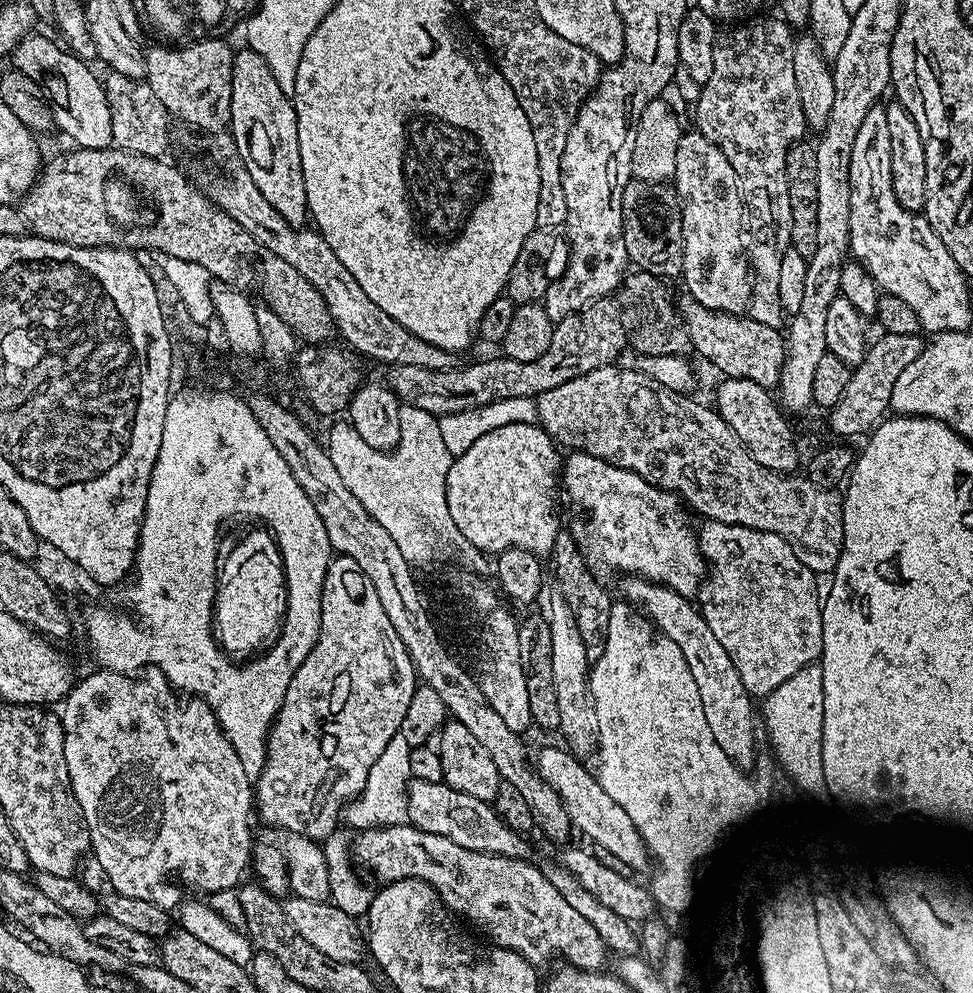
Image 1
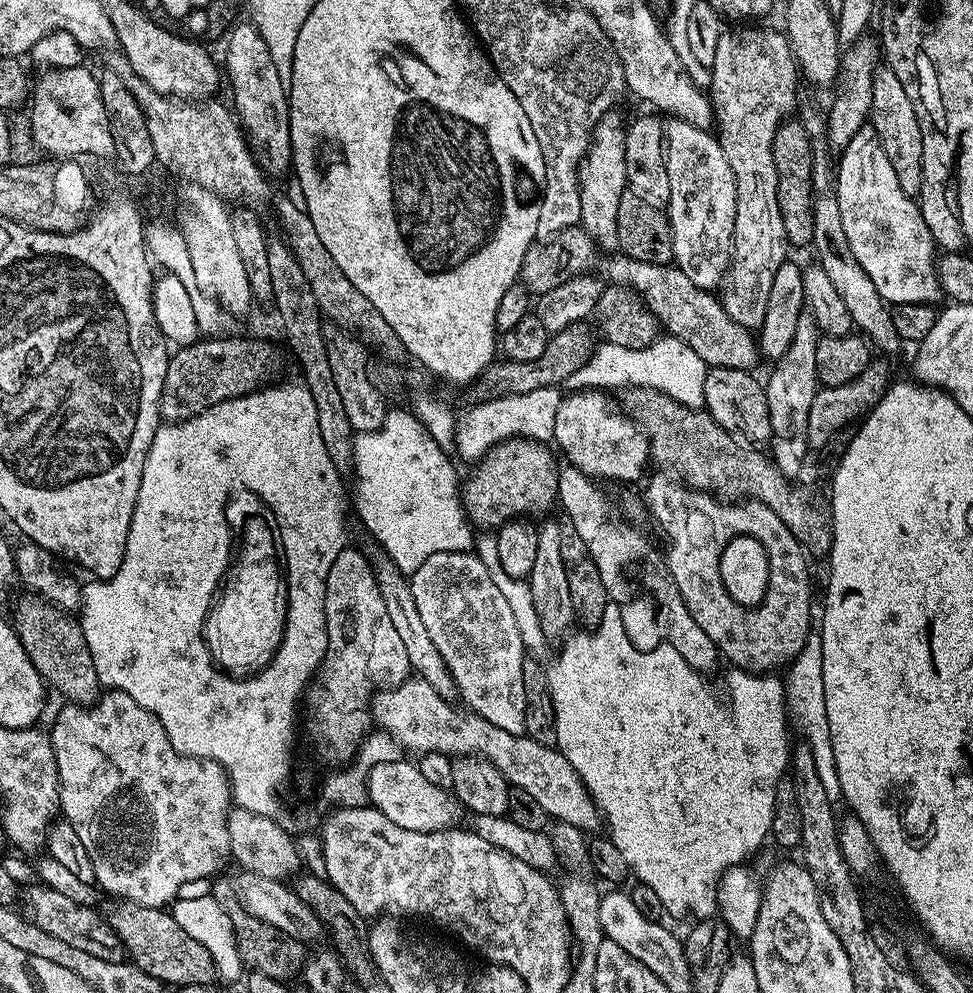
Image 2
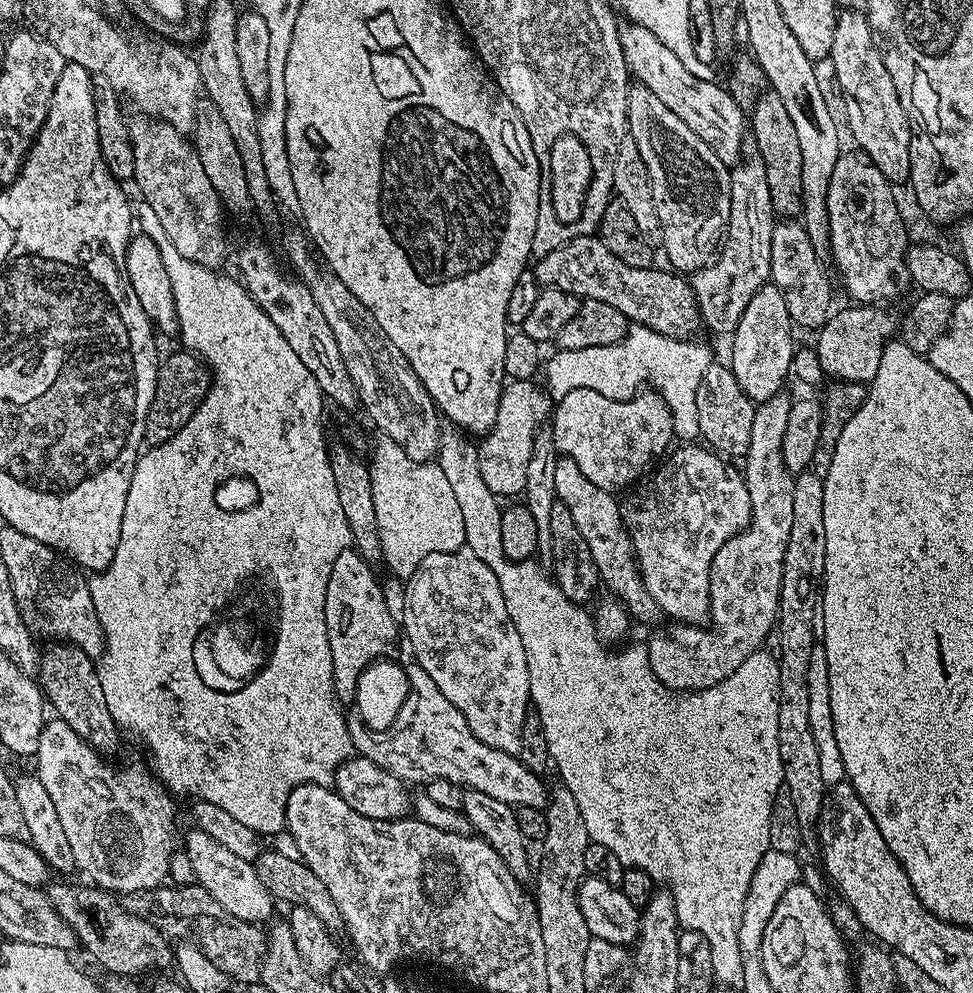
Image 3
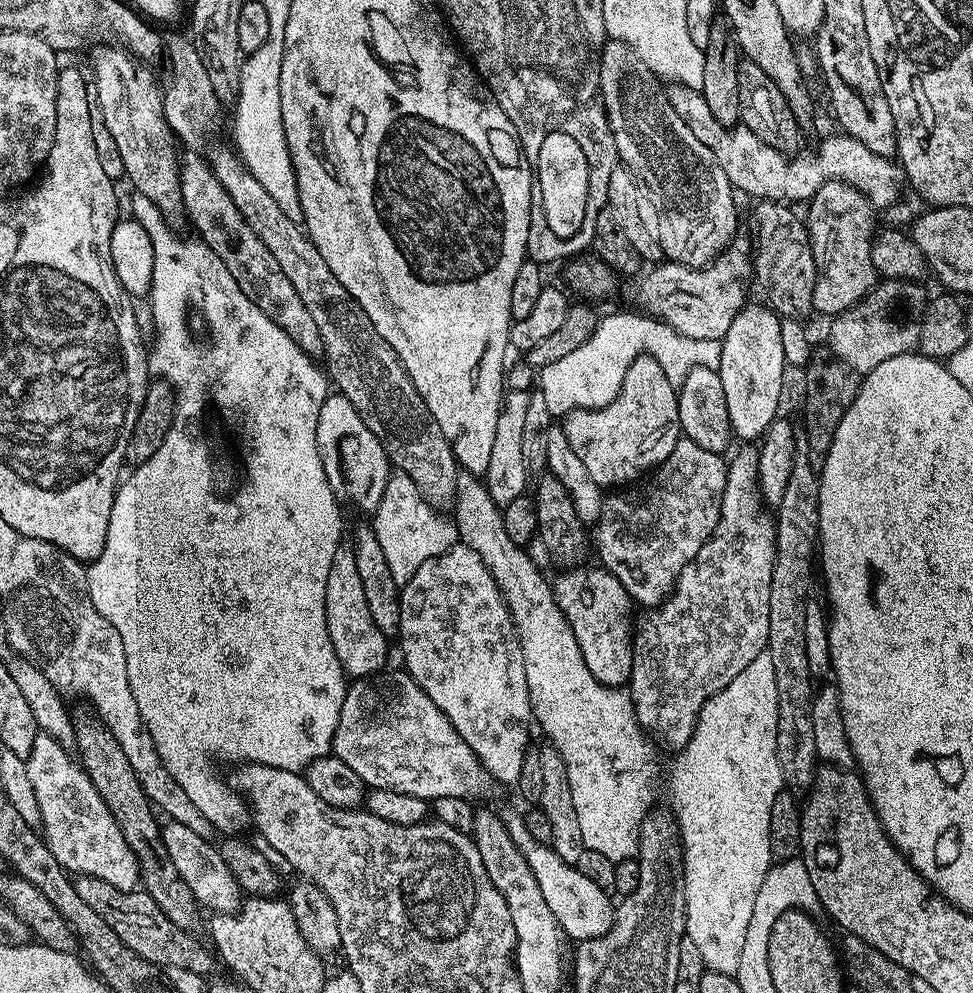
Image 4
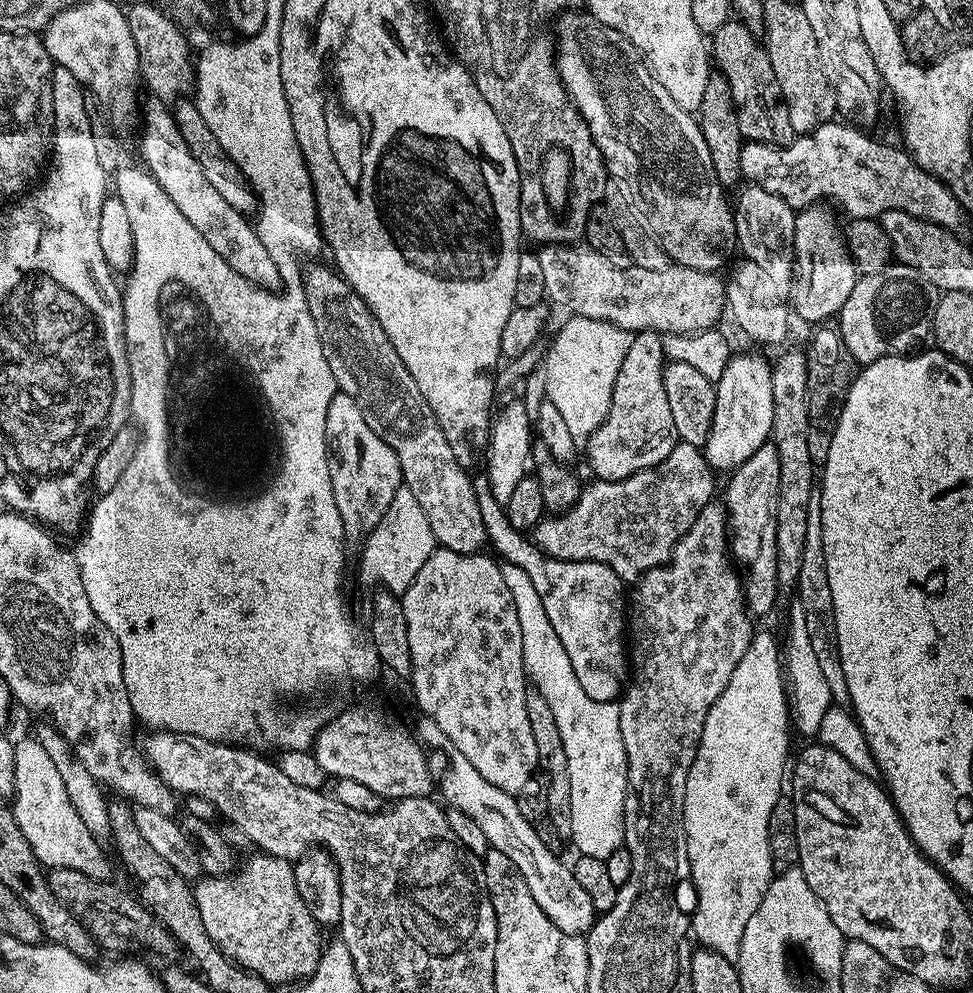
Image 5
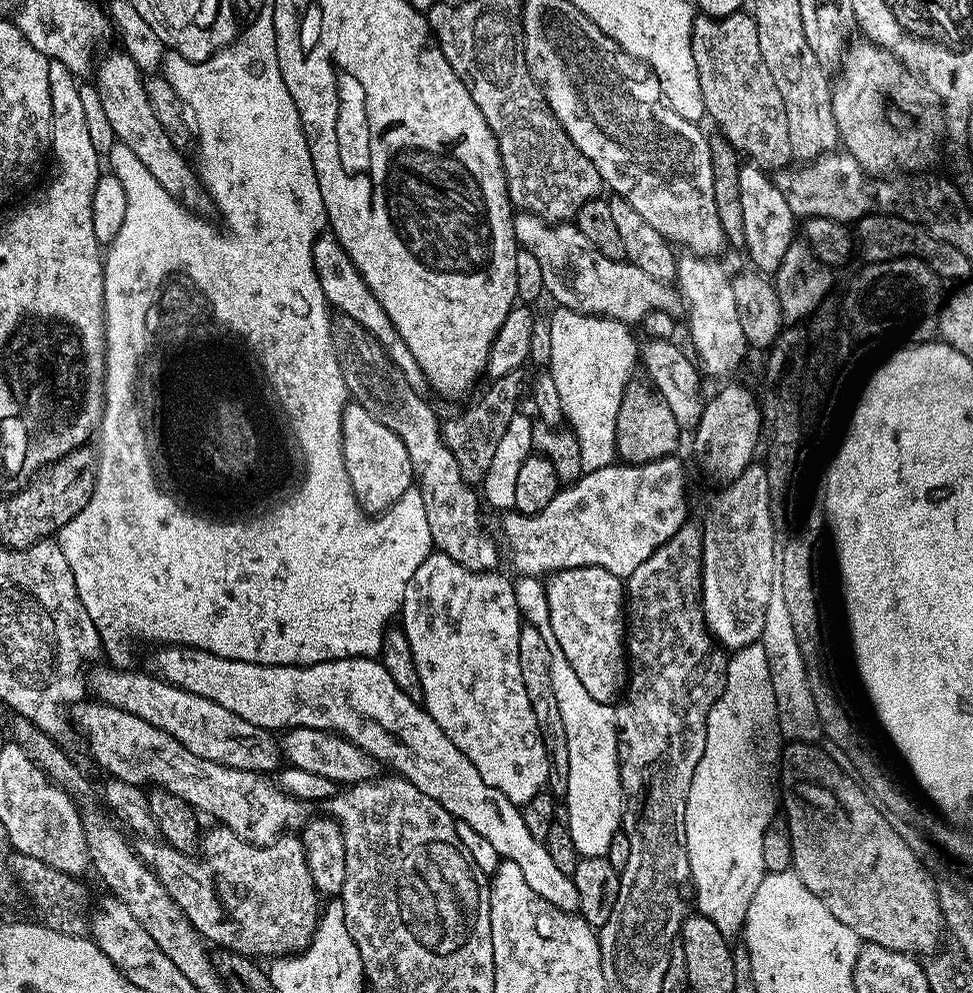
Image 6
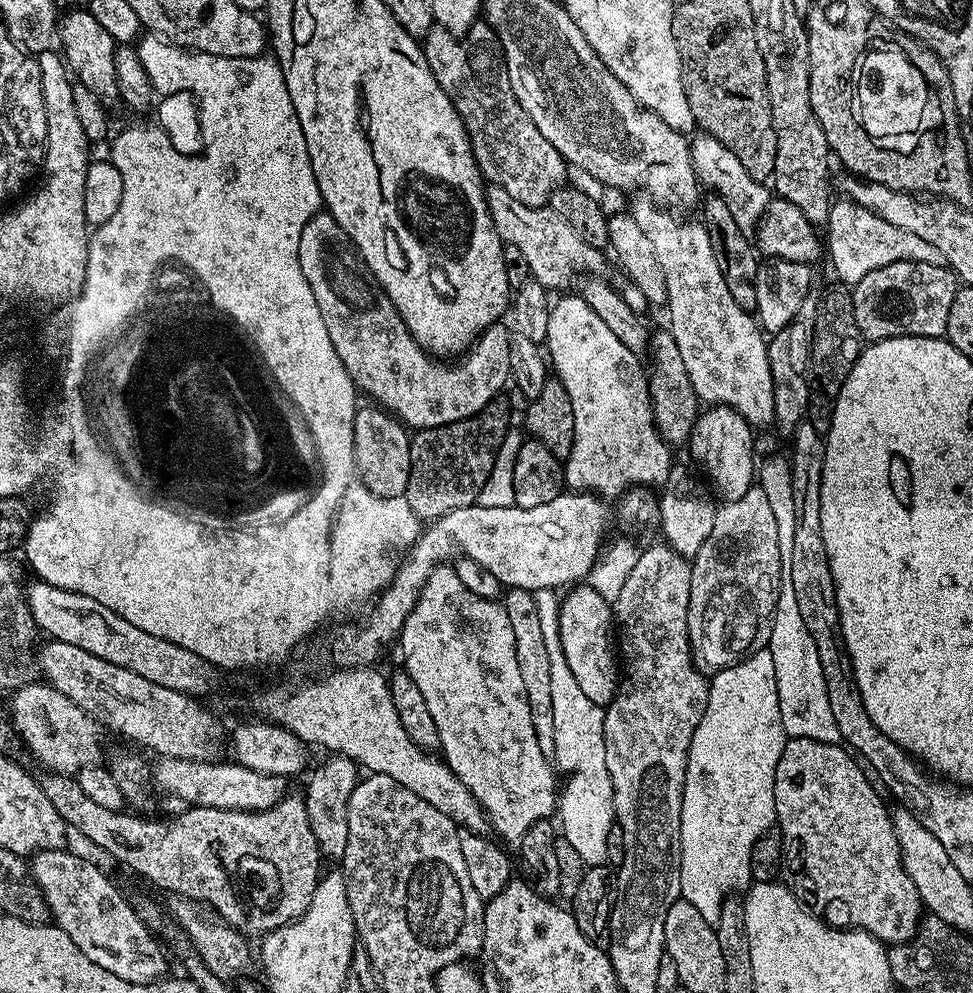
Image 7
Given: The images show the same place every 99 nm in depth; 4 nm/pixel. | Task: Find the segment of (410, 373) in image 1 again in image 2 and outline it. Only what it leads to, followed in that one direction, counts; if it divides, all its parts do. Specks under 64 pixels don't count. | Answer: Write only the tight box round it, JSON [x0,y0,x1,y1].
[471,323,598,400]

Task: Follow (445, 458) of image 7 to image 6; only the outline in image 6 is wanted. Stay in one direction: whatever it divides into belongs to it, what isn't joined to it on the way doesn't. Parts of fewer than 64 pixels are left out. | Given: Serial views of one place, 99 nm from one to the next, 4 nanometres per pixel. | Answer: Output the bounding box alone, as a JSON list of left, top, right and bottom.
[442,371,524,486]

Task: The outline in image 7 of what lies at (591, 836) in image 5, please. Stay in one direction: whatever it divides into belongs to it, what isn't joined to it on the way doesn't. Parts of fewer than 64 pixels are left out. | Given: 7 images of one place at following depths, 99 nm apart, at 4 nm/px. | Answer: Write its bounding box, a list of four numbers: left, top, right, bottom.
[534,588,616,857]

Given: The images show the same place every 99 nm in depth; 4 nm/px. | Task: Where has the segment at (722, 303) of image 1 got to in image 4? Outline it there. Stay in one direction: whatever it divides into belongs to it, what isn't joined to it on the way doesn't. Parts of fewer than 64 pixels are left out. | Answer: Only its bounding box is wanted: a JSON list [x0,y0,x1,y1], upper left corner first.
[600,39,737,268]

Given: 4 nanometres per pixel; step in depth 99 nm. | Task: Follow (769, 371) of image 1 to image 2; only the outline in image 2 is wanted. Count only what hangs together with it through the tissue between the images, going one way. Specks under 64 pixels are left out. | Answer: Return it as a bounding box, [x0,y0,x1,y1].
[620,259,758,370]

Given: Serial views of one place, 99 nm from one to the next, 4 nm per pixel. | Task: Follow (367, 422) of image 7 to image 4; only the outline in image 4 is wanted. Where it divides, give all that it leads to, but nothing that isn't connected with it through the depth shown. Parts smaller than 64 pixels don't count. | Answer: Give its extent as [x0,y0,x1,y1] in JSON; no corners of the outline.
[316,394,390,678]

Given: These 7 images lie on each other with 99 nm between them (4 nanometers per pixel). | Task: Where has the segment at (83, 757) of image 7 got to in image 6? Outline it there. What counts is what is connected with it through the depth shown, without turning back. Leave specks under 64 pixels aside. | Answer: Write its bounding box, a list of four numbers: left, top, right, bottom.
[70,700,310,844]

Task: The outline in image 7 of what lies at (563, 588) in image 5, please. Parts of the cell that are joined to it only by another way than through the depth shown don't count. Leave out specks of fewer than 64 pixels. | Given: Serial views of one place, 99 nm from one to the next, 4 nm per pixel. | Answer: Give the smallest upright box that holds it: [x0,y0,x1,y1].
[558,582,622,706]

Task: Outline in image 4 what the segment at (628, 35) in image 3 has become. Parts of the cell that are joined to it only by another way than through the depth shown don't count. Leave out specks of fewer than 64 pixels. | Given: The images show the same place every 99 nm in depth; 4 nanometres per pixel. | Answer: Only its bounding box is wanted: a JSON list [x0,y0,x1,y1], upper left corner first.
[667,86,906,210]

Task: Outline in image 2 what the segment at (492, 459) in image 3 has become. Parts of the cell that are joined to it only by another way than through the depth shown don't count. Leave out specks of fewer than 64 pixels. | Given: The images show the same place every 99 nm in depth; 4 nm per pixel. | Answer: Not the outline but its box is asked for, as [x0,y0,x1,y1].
[454,387,562,461]

